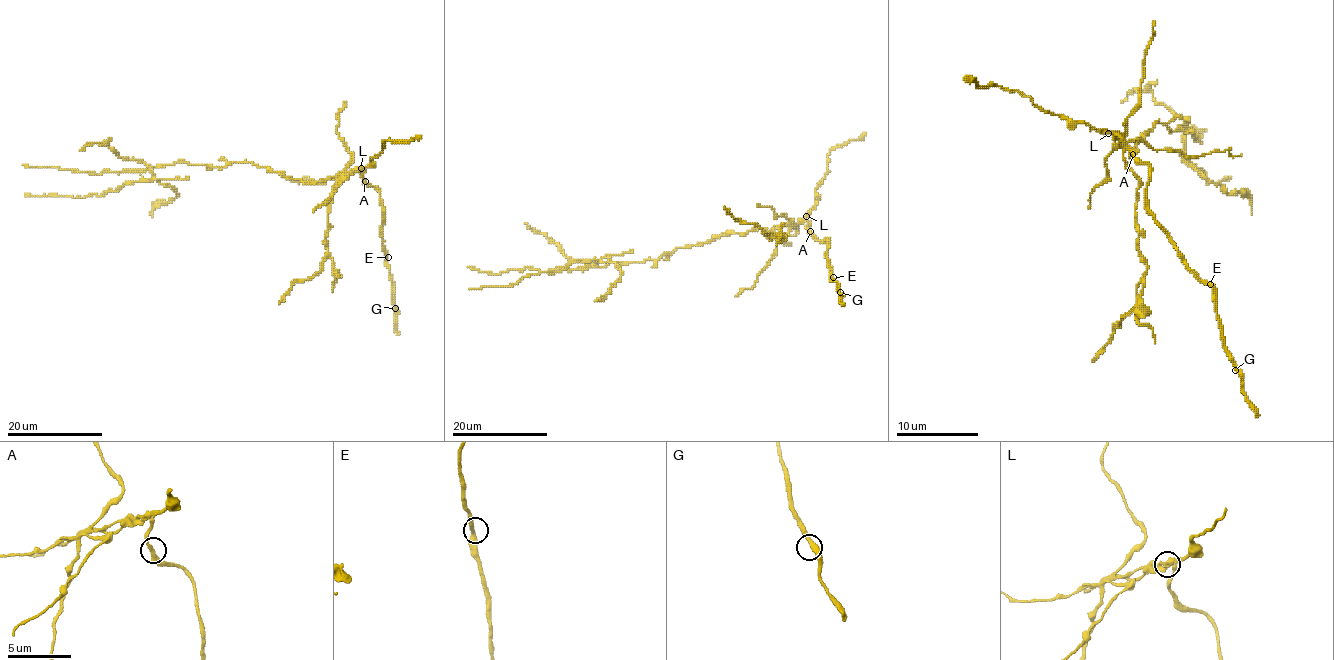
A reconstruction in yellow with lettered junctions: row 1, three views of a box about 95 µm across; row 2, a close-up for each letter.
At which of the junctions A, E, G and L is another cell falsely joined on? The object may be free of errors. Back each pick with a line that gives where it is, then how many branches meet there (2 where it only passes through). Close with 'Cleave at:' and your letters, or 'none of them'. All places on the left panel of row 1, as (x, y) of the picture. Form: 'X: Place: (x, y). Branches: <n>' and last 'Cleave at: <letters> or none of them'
L: Place: (361, 168). Branches: 2
Cleave at: L

